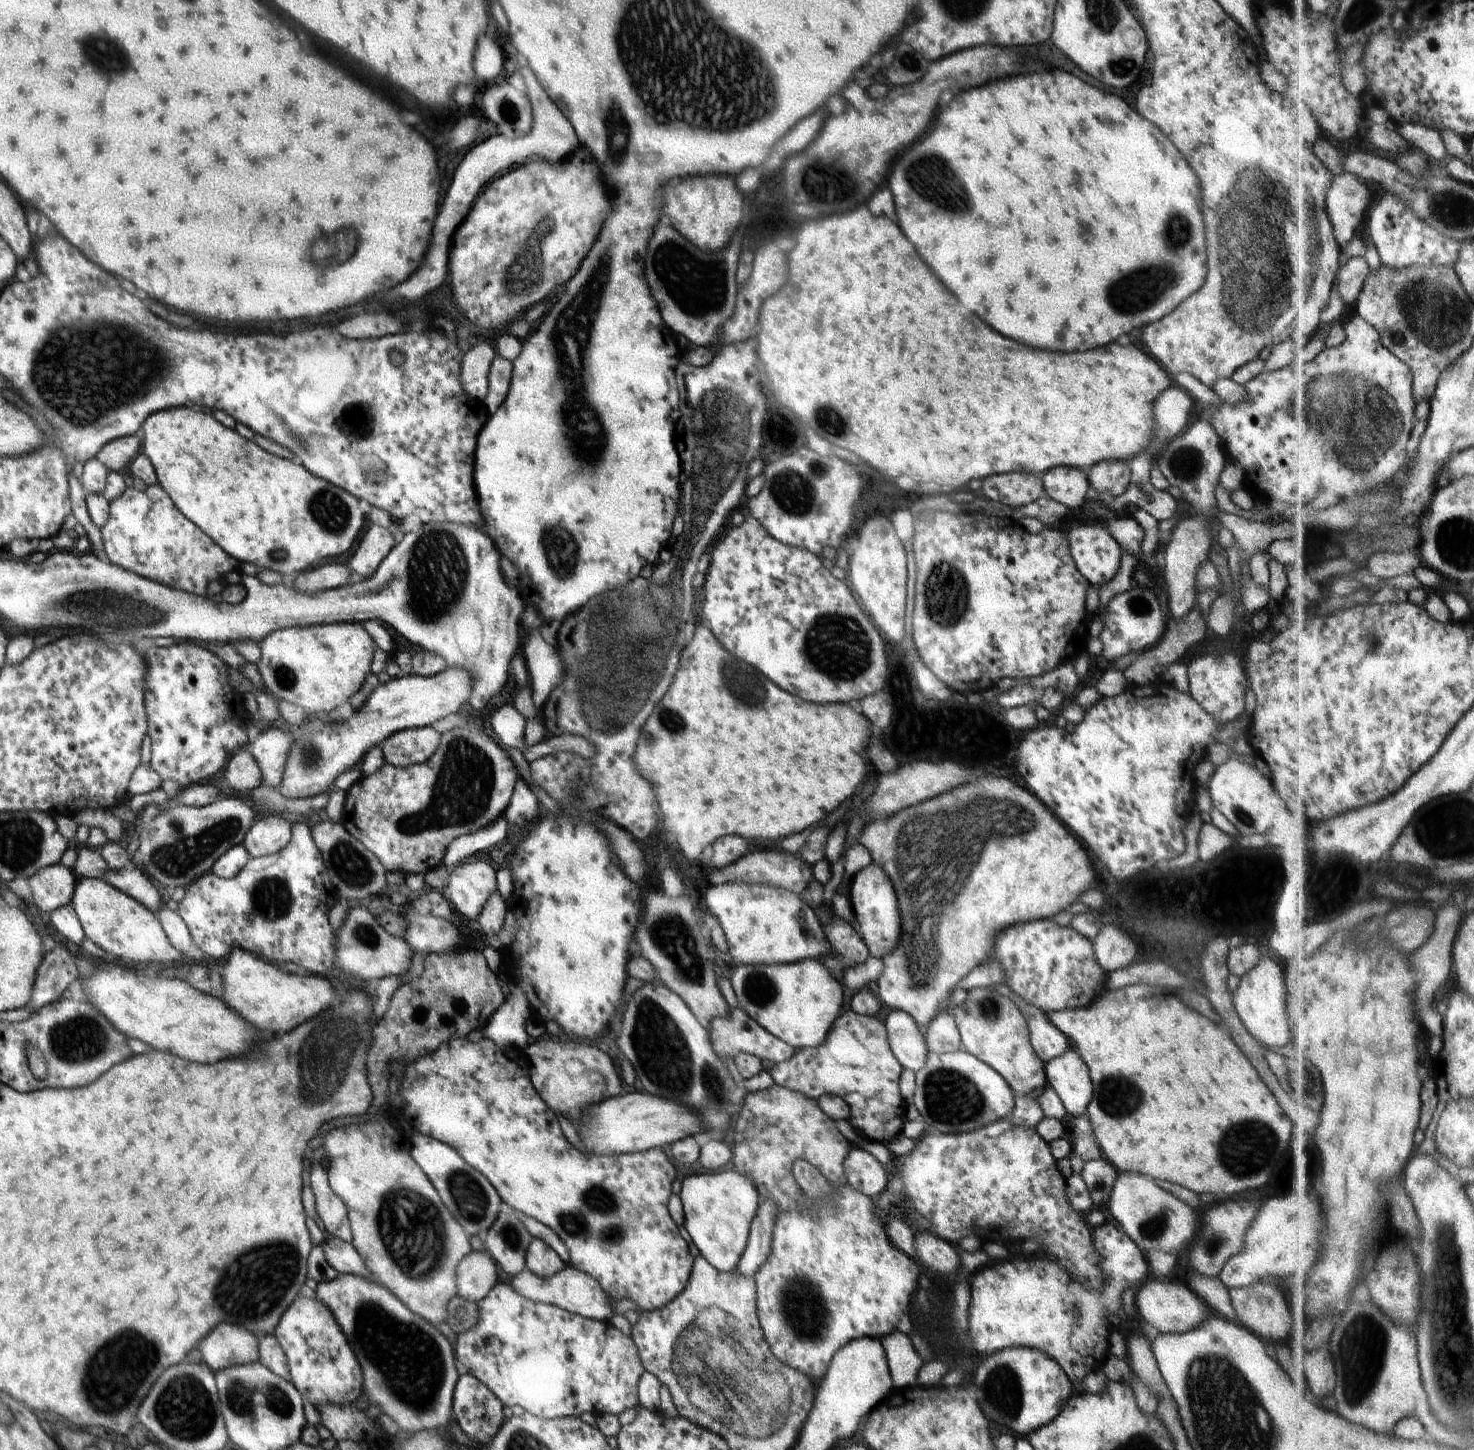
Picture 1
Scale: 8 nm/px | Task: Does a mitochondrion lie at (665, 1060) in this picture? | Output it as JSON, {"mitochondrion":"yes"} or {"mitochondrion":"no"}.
{"mitochondrion":"yes"}

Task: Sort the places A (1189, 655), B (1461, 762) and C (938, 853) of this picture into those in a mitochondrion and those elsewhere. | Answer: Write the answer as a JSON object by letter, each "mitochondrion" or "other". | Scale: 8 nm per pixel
{"A":"other","B":"other","C":"mitochondrion"}

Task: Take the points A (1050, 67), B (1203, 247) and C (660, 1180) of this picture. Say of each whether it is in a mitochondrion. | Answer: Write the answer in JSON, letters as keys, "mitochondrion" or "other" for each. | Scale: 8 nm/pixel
{"A":"other","B":"mitochondrion","C":"other"}

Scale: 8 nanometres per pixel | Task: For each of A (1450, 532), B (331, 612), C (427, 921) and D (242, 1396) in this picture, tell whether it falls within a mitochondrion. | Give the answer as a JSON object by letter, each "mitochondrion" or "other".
{"A":"mitochondrion","B":"other","C":"other","D":"mitochondrion"}

